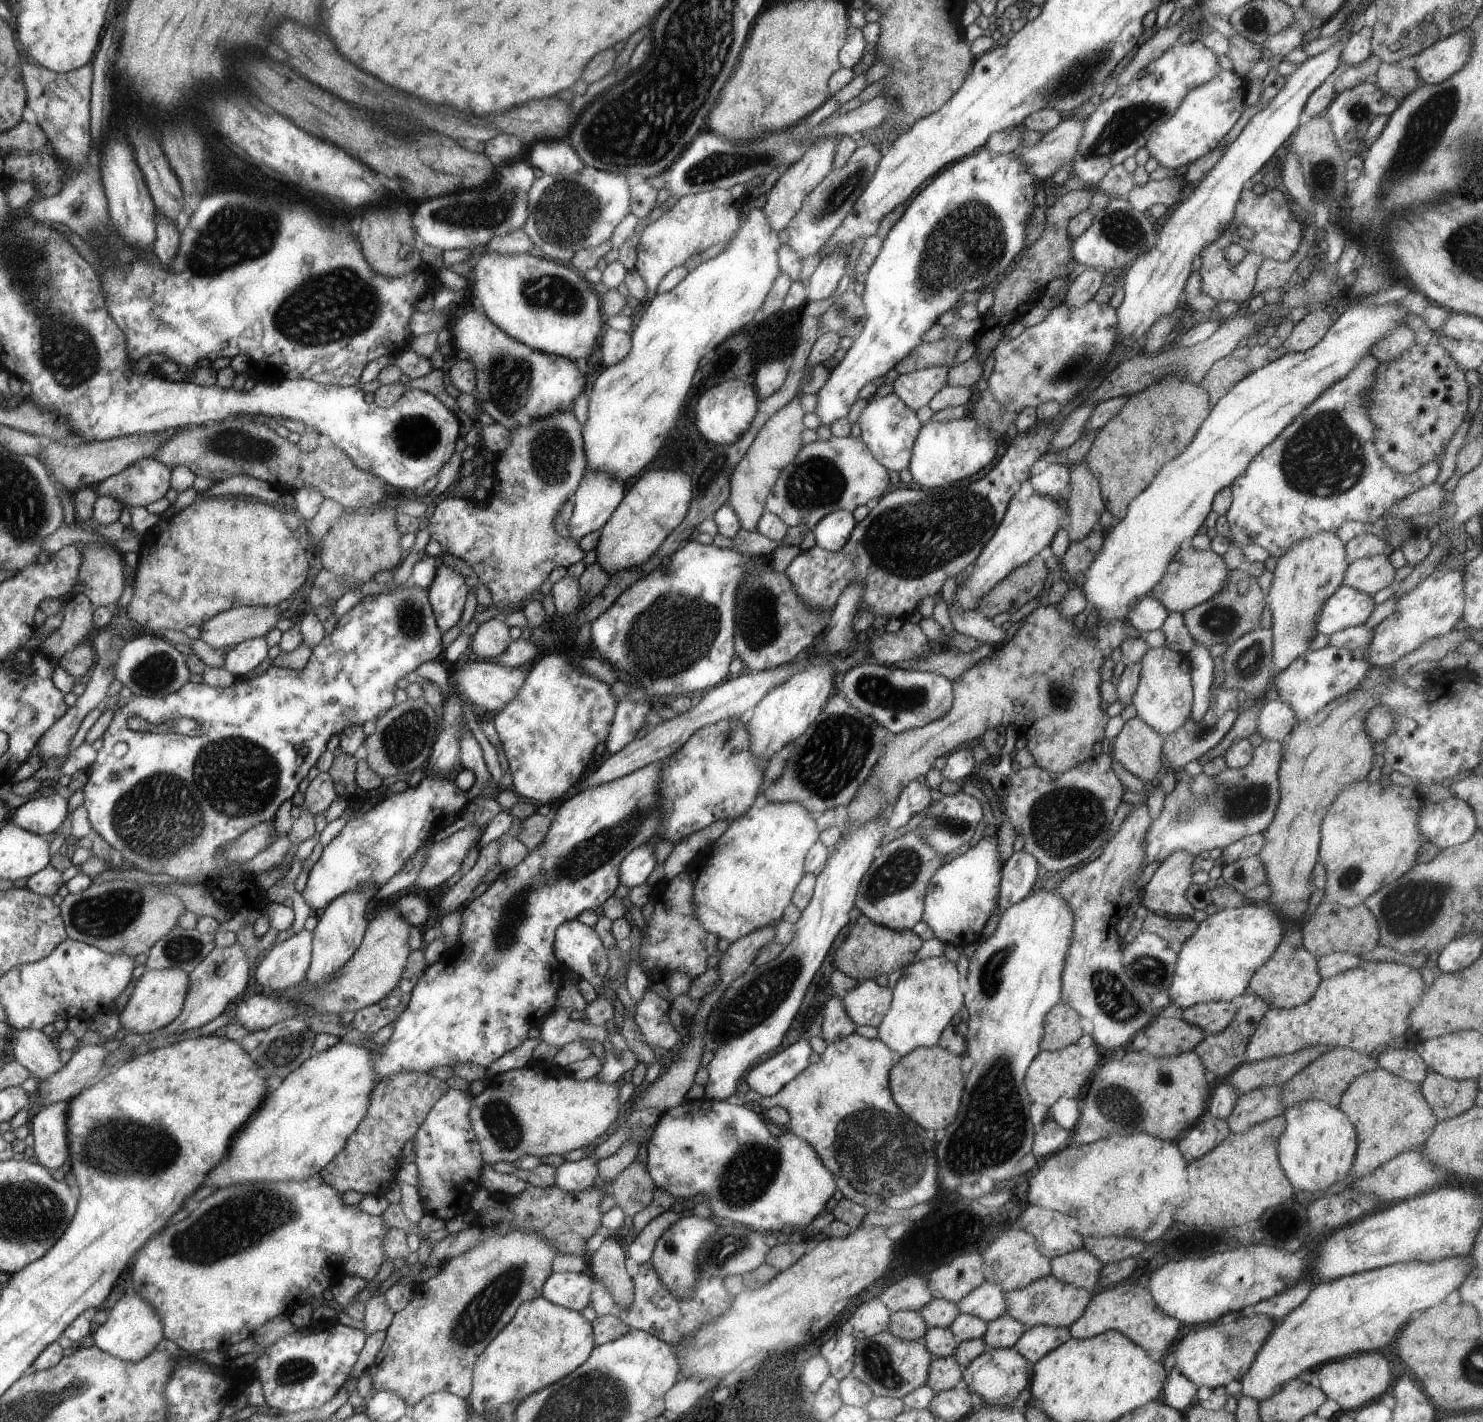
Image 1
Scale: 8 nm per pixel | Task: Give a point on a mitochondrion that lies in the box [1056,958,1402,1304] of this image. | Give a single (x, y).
(1115, 1000)

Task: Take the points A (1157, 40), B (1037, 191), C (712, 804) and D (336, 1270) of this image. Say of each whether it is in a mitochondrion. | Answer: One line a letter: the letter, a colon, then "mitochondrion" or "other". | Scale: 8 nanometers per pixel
A: other
B: other
C: other
D: other

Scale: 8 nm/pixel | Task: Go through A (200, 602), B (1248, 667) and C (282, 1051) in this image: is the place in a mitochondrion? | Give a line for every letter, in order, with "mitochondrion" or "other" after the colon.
A: other
B: mitochondrion
C: mitochondrion

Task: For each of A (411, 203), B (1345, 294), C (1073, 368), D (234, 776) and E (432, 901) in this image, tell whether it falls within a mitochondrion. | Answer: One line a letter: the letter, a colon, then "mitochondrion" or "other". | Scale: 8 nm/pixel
A: other
B: other
C: mitochondrion
D: mitochondrion
E: other

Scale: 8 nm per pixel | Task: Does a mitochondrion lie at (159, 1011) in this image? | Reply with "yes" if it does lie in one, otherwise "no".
no

